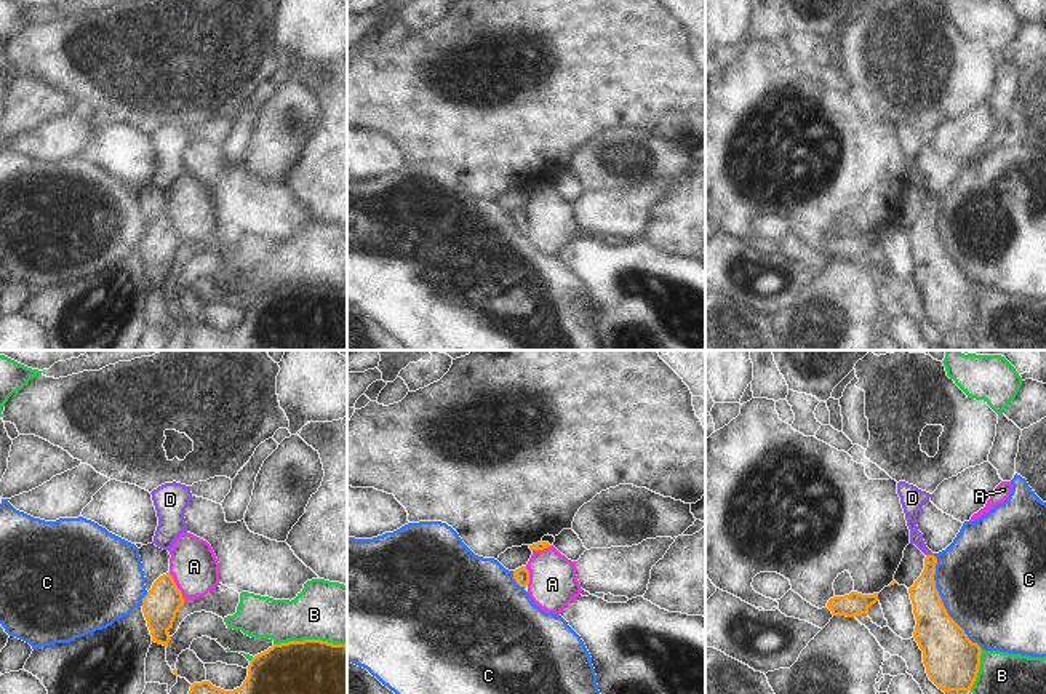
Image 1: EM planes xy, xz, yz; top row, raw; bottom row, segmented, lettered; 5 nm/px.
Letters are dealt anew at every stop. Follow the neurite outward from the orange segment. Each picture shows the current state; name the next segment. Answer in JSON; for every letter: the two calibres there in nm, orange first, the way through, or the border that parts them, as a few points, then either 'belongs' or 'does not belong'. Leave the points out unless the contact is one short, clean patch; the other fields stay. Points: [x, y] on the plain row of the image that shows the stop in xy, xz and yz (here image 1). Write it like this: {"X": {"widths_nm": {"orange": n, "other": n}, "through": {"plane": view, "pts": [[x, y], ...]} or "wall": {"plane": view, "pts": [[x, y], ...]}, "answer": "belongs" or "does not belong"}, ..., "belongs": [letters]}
{"A": {"widths_nm": {"orange": 180, "other": 240}, "wall": {"plane": "xy", "pts": [[168, 215], [186, 242]]}, "answer": "does not belong"}, "B": {"widths_nm": {"orange": 500, "other": 300}, "answer": "does not belong"}, "C": {"widths_nm": {"orange": 240, "other": 480}, "answer": "does not belong"}, "D": {"widths_nm": {"orange": 150, "other": 70}, "through": {"plane": "yz", "pts": [[926, 243], [930, 197], [914, 175], [912, 151]]}, "answer": "belongs"}, "belongs": ["D"]}

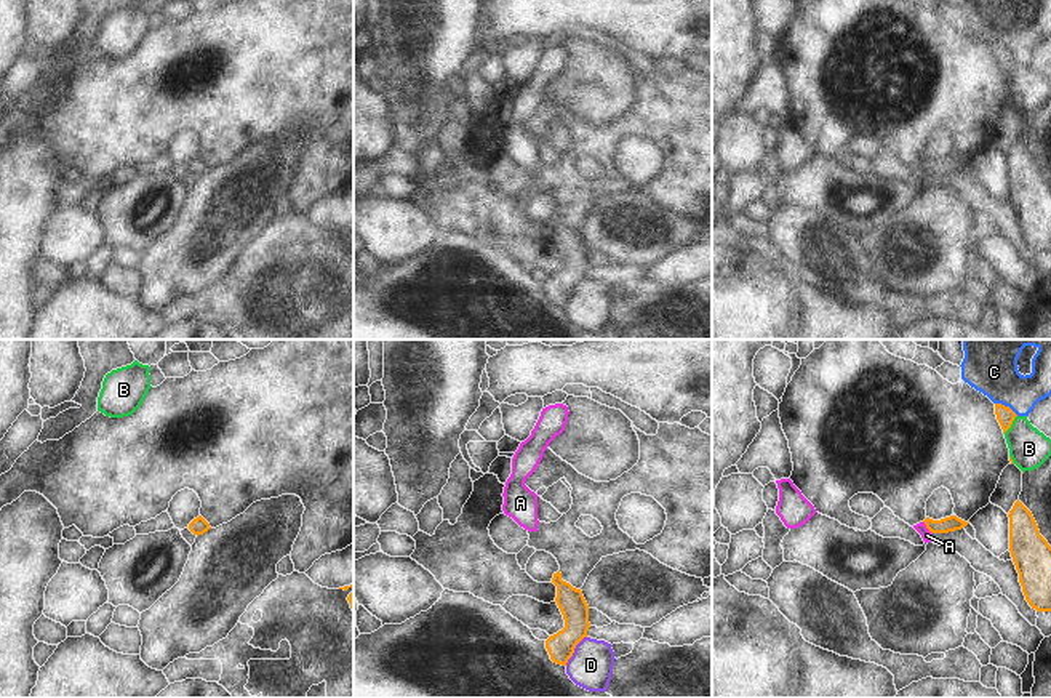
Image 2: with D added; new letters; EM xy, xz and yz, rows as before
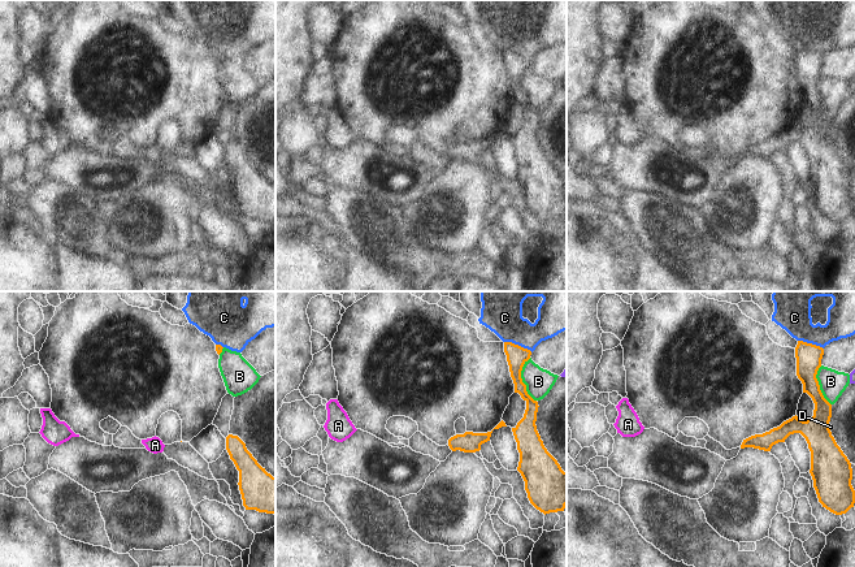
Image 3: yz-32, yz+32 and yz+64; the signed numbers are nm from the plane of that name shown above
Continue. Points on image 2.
{"A": {"widths_nm": {"orange": 80, "other": 60}, "wall": {"plane": "yz", "pts": [[923, 162], [931, 175]]}, "answer": "does not belong"}, "B": {"widths_nm": {"orange": 90, "other": 200}, "wall": {"plane": "yz", "pts": [[1016, 56], [1003, 74]]}, "answer": "does not belong"}, "C": {"widths_nm": {"orange": 90, "other": 200}, "wall": {"plane": "yz", "pts": [[995, 44], [1010, 48], [1018, 56]]}, "answer": "does not belong"}, "D": {"widths_nm": {"orange": 140, "other": 220}, "wall": {"plane": "xz", "pts": [[586, 277], [565, 306]]}, "answer": "does not belong"}, "belongs": []}

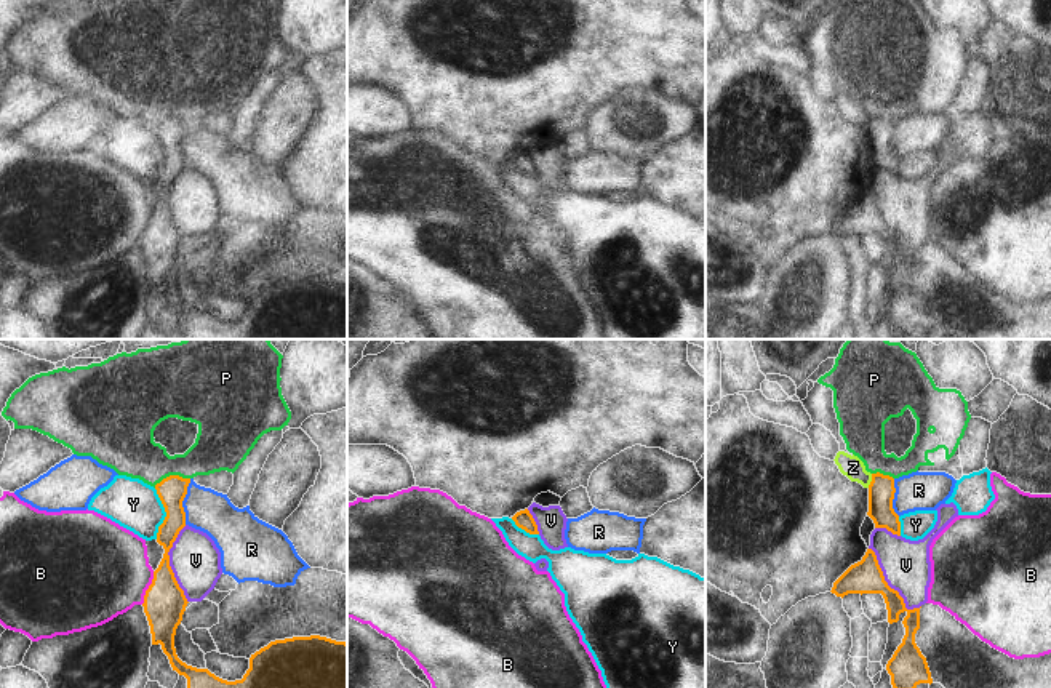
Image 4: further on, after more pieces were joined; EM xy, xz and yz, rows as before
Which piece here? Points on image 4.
{"B": {"widths_nm": {"orange": 200, "other": 460}, "answer": "does not belong"}, "P": {"widths_nm": {"orange": 140, "other": 260}, "wall": {"plane": "xy", "pts": [[189, 119], [167, 117], [154, 128]]}, "answer": "does not belong"}, "R": {"widths_nm": {"orange": 140, "other": 220}, "wall": {"plane": "xy", "pts": [[191, 120], [183, 143], [184, 165]]}, "answer": "does not belong"}, "V": {"widths_nm": {"orange": 170, "other": 240}, "wall": {"plane": "yz", "pts": [[869, 189], [883, 221], [904, 247], [919, 250]]}, "answer": "does not belong"}, "Y": {"widths_nm": {"orange": 140, "other": 240}, "wall": {"plane": "xy", "pts": [[154, 130], [165, 154], [157, 180]]}, "answer": "does not belong"}, "Z": {"widths_nm": {"orange": 130, "other": 110}, "wall": {"plane": "yz", "pts": [[872, 116], [867, 128]]}, "answer": "does not belong"}, "belongs": []}

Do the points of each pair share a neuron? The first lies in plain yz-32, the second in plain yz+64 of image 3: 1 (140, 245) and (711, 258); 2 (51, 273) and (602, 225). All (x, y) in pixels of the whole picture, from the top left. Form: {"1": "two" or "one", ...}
{"1": "two", "2": "one"}

